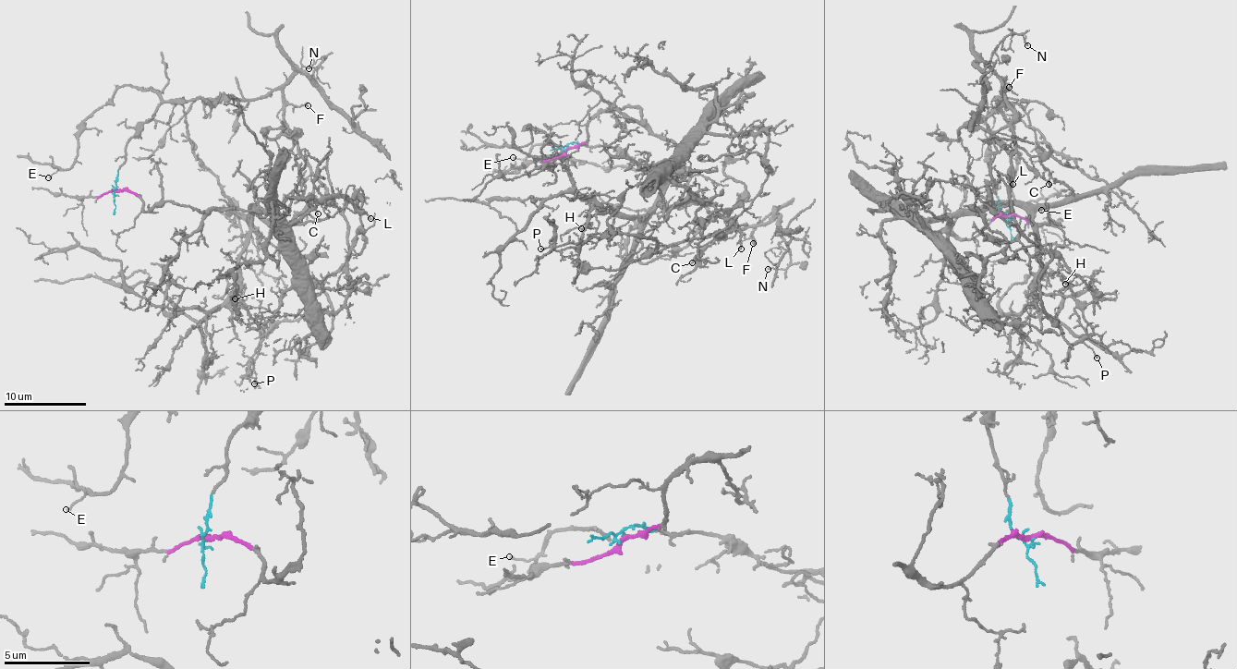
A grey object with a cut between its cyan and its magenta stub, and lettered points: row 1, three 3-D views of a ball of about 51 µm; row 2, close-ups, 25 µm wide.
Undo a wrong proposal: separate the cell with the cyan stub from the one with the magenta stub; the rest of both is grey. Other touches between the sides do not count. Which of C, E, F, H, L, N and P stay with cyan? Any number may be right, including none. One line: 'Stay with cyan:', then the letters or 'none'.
Stay with cyan: C, E, F, L, N

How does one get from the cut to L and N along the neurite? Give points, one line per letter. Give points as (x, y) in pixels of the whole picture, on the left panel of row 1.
L: (115, 191), (126, 142), (162, 103), (213, 108), (278, 89), (326, 197), (371, 218)
N: (115, 191), (126, 142), (162, 103), (260, 99), (297, 73), (316, 83), (325, 57), (309, 69)

